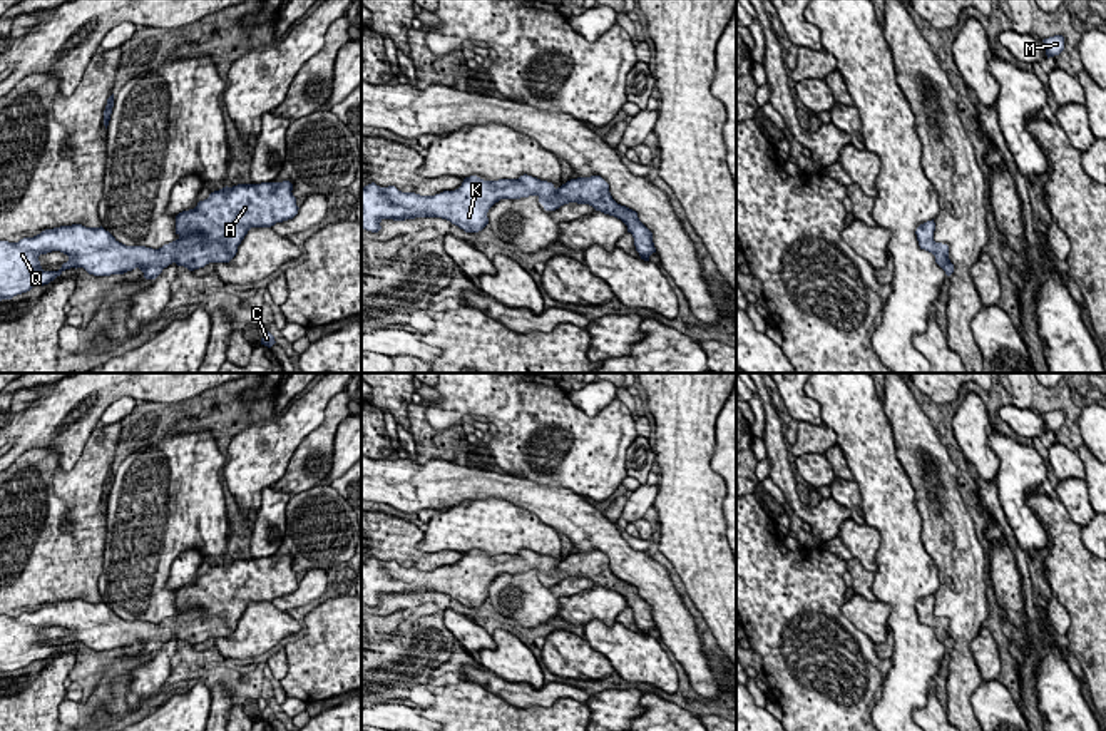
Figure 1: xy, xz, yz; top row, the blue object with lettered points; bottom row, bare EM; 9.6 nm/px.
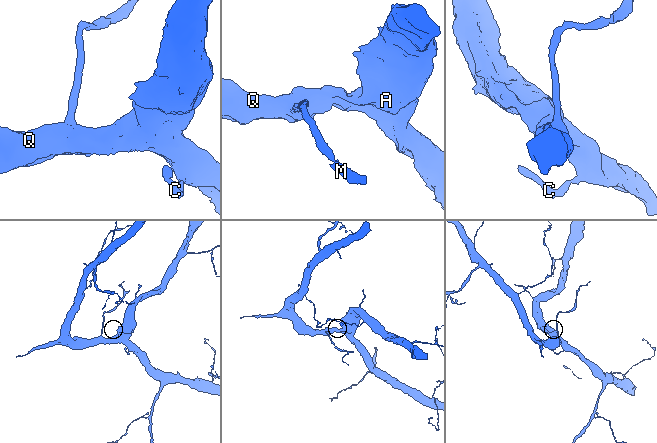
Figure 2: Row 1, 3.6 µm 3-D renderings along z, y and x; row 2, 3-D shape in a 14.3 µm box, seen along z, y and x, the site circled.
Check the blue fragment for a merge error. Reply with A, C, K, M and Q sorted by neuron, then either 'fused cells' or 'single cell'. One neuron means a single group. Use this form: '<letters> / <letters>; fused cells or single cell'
A C K M Q; single cell

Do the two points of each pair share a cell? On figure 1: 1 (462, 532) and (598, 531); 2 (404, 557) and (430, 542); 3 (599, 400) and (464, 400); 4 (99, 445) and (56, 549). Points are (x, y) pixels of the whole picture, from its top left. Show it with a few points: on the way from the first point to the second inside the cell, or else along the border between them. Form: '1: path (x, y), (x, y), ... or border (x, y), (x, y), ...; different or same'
1: border (522, 509), (559, 534); different
2: border (415, 542), (420, 551), (427, 552), (457, 552); different
3: border (566, 393), (588, 415), (596, 415), (611, 400); different
4: path (91, 470), (81, 490), (56, 524); same

